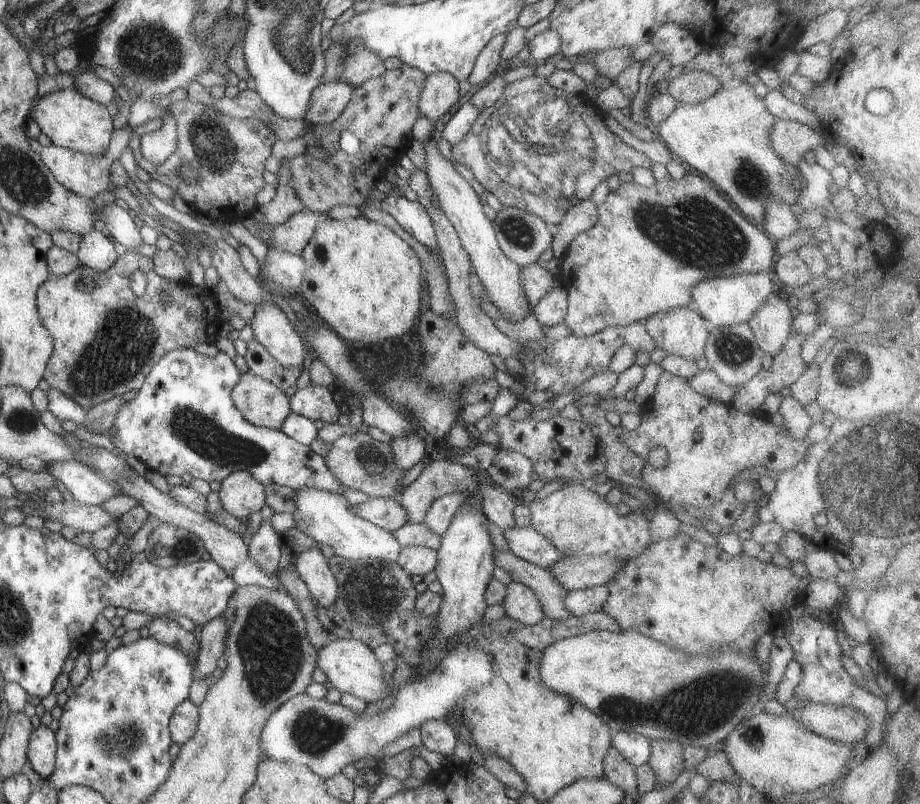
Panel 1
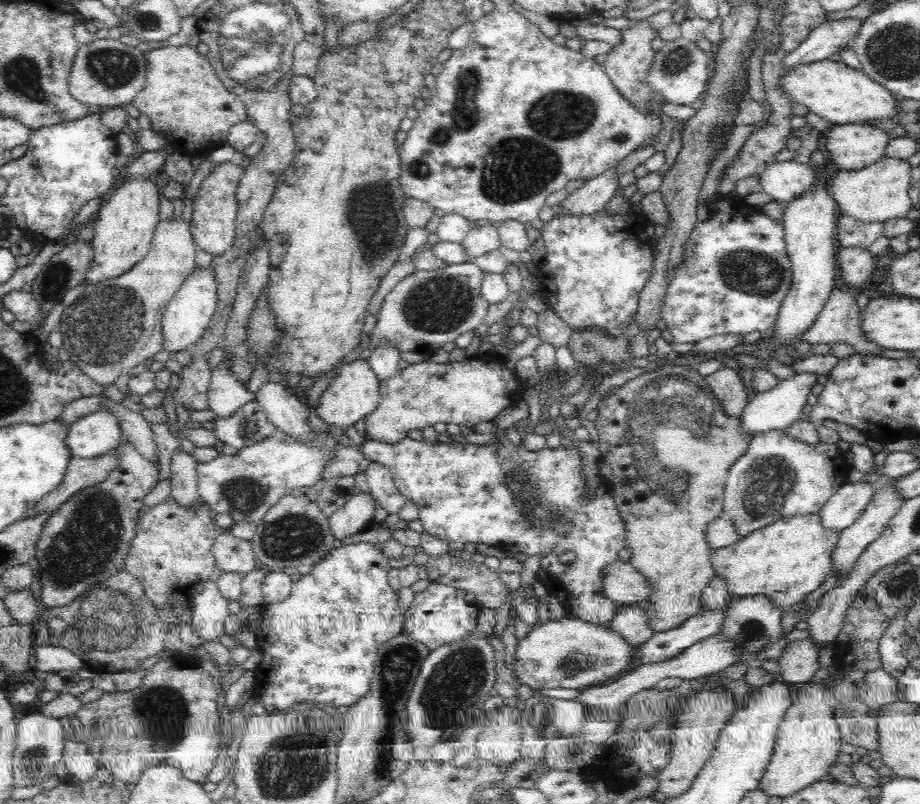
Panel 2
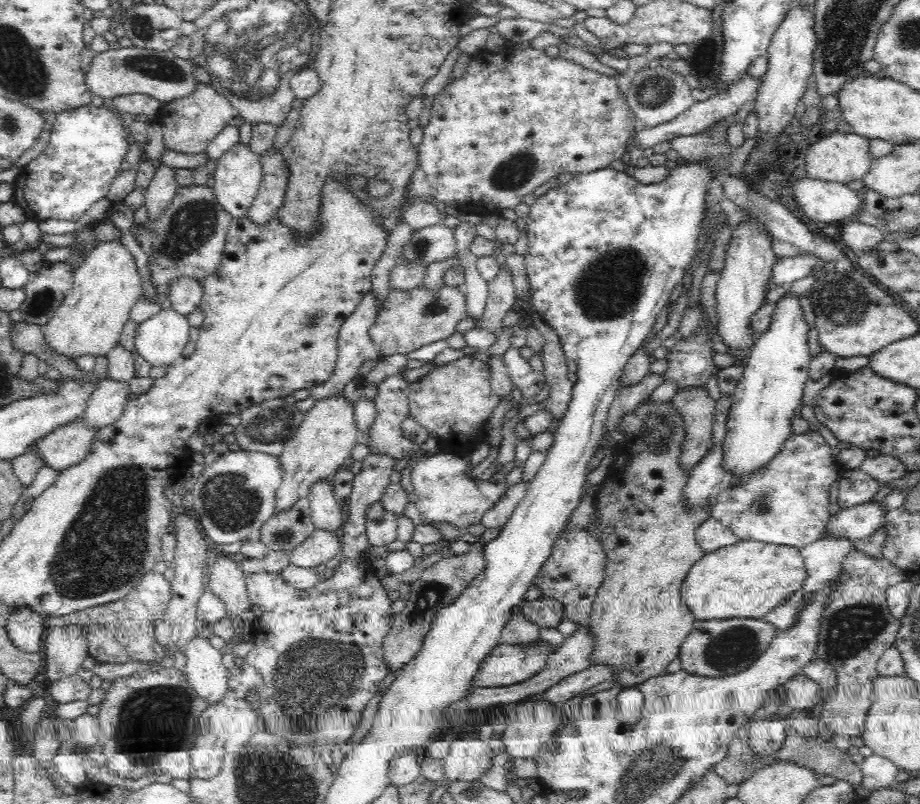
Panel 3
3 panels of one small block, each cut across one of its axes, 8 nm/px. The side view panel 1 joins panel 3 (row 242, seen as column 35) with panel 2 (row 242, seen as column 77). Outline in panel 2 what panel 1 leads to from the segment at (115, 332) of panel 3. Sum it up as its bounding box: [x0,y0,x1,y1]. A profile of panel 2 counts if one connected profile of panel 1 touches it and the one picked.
[87,178,163,284]

